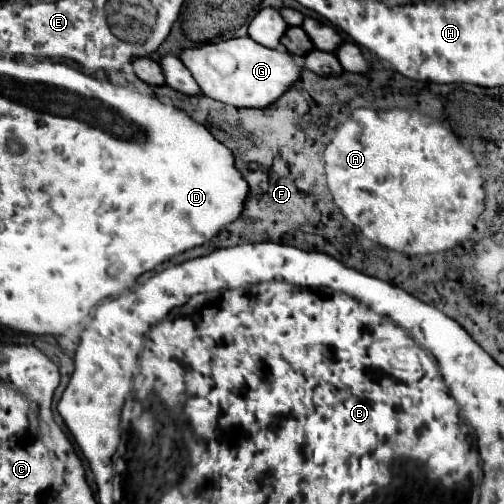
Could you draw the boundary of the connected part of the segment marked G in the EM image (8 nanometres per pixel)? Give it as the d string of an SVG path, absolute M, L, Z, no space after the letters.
M251 37L187 49L181 55L181 61L201 85L203 95L233 107L269 107L295 81L299 81L303 73L303 65L299 65L289 51L257 45Z

